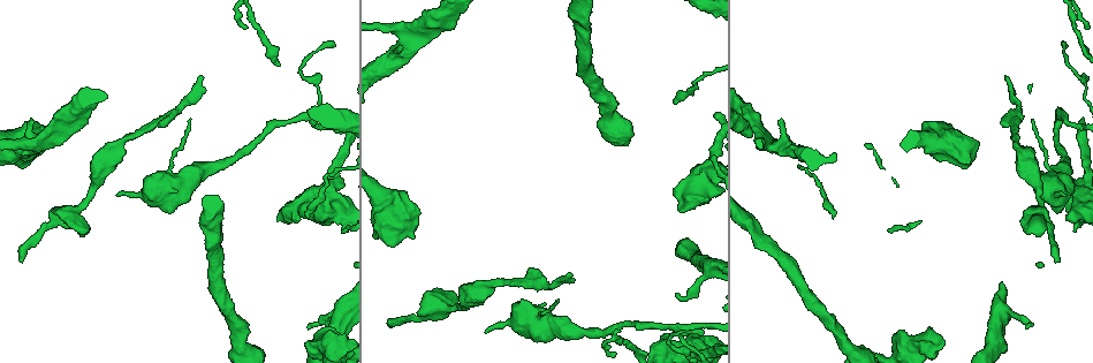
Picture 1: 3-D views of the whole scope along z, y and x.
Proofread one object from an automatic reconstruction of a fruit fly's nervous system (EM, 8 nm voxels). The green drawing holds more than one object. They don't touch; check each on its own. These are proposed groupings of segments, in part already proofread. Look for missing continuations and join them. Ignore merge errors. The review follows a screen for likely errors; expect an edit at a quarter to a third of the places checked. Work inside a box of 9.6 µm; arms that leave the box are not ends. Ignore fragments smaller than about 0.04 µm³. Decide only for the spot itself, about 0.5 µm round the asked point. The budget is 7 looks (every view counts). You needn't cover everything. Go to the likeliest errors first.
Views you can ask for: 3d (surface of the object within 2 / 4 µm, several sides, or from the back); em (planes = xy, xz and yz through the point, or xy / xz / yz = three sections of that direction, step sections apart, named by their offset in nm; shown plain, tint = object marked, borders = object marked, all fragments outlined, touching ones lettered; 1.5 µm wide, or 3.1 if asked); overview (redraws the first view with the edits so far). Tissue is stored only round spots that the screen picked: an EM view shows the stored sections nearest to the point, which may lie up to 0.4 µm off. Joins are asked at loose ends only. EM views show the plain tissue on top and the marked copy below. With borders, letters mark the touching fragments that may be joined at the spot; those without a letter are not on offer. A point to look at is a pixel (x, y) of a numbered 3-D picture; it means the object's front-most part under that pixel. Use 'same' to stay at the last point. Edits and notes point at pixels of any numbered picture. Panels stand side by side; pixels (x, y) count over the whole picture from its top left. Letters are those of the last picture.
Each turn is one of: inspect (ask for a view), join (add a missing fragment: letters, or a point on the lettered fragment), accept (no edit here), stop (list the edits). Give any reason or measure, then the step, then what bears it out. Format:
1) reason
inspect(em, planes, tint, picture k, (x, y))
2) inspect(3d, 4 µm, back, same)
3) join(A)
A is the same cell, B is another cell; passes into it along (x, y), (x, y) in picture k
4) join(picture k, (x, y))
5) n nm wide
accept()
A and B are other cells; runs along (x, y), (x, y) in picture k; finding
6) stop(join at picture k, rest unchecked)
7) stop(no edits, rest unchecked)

inspect(em, xy, step 4, borders, picture 1, (1063, 196))

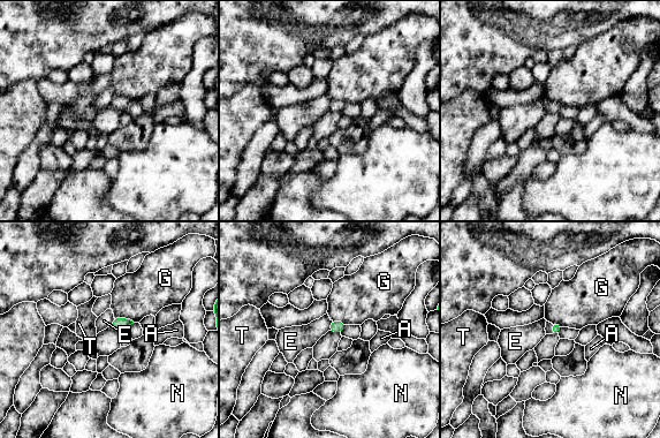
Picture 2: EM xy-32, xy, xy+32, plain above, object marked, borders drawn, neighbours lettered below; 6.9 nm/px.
cut it another way
inspect(em, planes, borders, same)

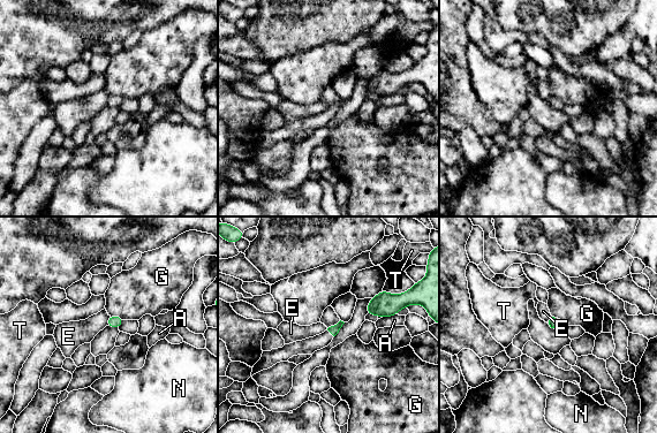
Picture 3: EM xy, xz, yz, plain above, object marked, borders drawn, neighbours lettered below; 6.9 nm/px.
accept()
A, E, G, N and T are other cells; border along (110, 316), (106, 325) in picture 3; none of them fits

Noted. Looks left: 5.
thin end
inspect(3d, 2 µm, picture 1, (389, 325))

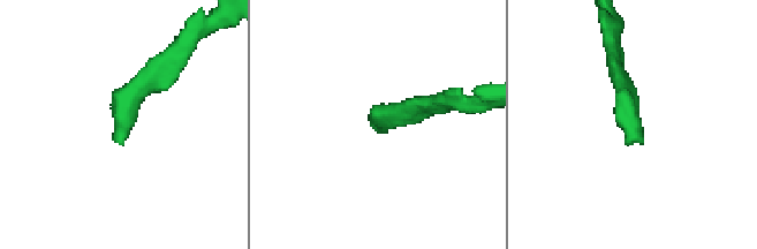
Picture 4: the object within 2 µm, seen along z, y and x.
inspect(em, planes, borders, picture 4, (114, 140))

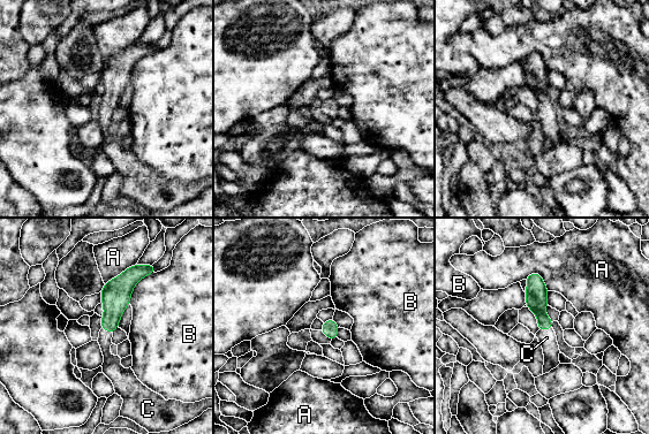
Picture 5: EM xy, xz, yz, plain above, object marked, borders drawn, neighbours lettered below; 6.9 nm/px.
B touches over 280 nm
join(C)
C is the same cell, A and B are other cells; the neuron continues

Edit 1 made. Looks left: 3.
redraw
inspect(overview)

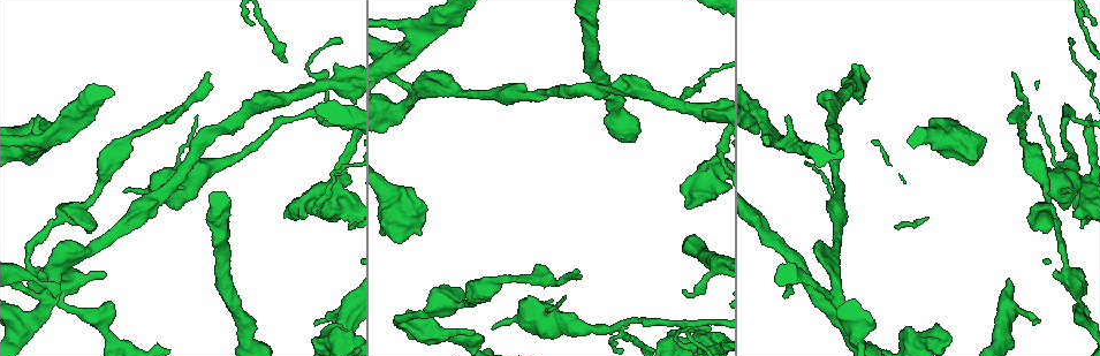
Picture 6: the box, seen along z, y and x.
thick end
inspect(em, planes, tint, picture 6, (790, 116))

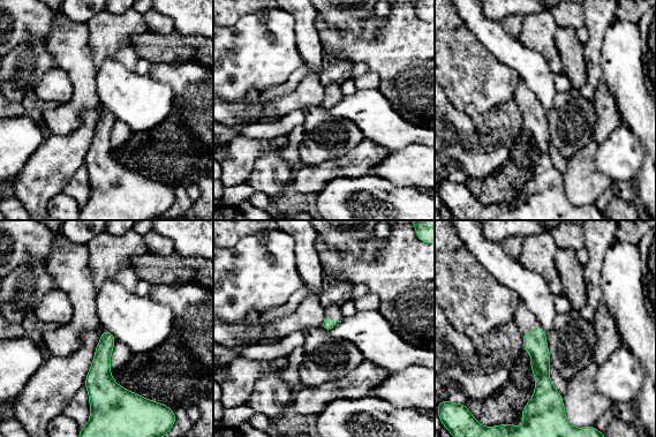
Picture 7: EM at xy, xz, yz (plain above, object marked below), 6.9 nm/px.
inspect(em, planes, borders, same)

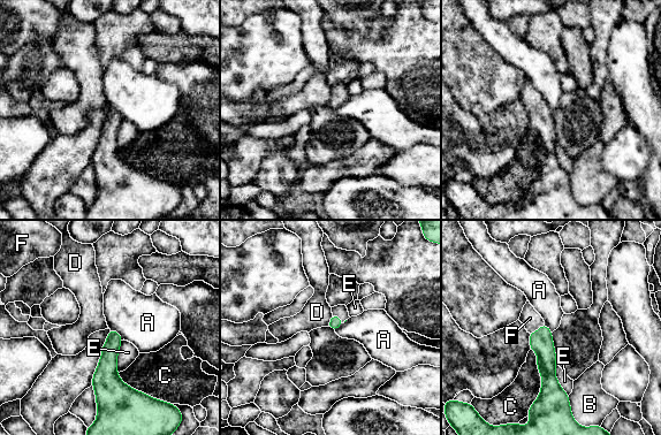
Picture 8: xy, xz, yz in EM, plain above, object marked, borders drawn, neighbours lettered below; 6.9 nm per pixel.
C touches over 420 nm
join(F)
F is the same cell, A, B, C, D and E are other cells; passes into it along (541, 342), (538, 330), (530, 318) in picture 8; it goes on there

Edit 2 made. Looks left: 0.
stop(join at picture 5, join at picture 8, rest unchecked)

